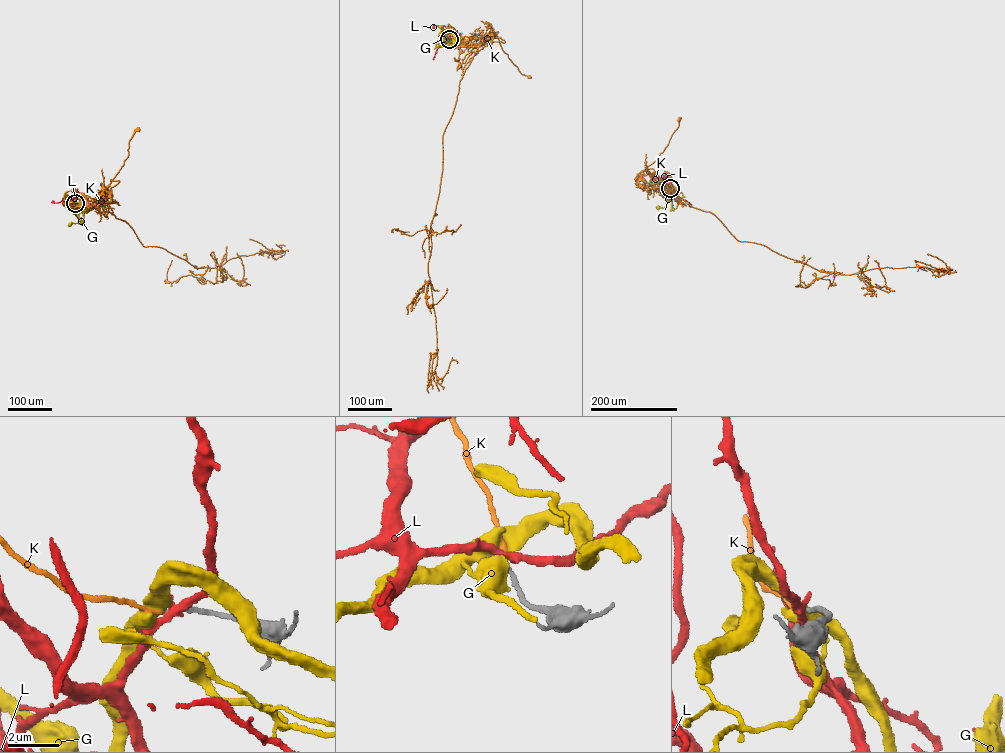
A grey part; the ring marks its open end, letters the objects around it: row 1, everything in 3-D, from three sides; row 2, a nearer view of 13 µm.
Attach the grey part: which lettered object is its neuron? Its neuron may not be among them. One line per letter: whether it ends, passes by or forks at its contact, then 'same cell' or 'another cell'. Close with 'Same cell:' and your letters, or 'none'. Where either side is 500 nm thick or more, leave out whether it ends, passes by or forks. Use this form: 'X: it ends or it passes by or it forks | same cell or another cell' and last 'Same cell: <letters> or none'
G: another cell
K: it ends | same cell
L: it passes by | another cell
Same cell: K

